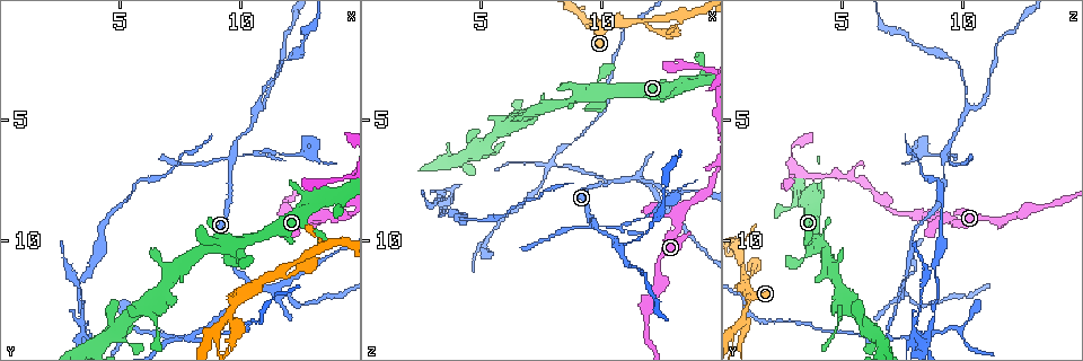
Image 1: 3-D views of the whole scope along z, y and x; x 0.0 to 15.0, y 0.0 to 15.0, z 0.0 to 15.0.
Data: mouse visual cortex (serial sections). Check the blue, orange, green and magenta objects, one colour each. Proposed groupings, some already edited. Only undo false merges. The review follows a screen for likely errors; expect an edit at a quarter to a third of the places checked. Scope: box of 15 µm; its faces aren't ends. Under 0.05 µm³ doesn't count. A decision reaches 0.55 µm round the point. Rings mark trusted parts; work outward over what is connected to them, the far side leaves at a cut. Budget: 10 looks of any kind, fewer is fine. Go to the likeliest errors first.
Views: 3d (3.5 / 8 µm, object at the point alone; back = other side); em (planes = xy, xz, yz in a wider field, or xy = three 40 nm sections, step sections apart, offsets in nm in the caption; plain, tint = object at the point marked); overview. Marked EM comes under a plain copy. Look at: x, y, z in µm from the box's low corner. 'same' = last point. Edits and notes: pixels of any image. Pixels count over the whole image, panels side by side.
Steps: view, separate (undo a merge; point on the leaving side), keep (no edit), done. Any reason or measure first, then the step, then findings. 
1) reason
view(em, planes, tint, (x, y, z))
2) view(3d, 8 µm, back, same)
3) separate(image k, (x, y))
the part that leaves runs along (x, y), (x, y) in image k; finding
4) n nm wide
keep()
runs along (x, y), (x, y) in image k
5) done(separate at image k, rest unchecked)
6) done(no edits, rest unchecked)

four or more arms meet
view(3d, 3.5 µm, (9.6, 6.4, 9.2))

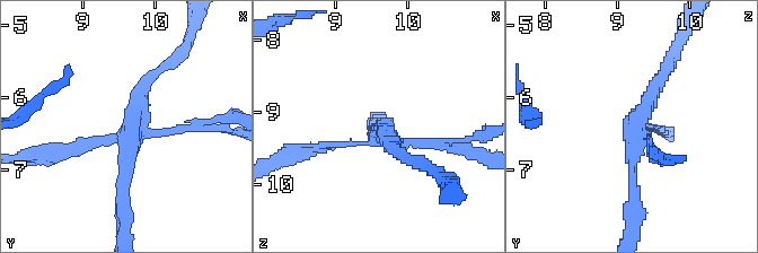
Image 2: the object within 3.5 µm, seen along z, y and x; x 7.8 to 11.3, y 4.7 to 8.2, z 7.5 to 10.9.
arms of 100, 100, 150, 250 nm
separate(image 2, (79, 145))
the part that leaves runs along (148, 130), (235, 120) in image 2; a second cell is stuck on

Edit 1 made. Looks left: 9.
redraw
view(overview)

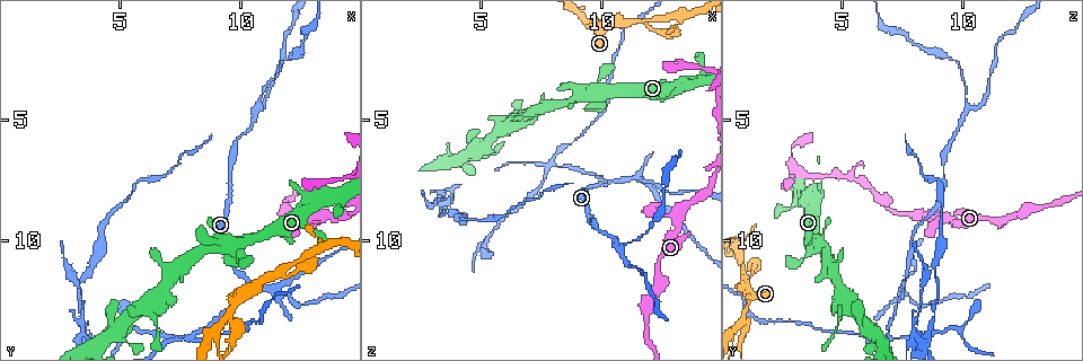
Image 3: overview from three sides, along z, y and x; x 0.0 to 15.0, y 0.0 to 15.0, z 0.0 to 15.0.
view(em, xy, step 5, tint, (10.8, 4.4, 10.2))

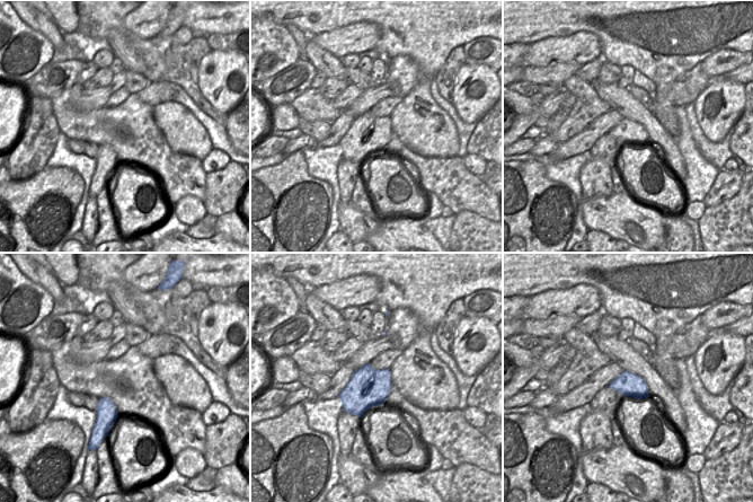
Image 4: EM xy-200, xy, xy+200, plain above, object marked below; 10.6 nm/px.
see where the arms go
view(3d, 3.5 µm, same)

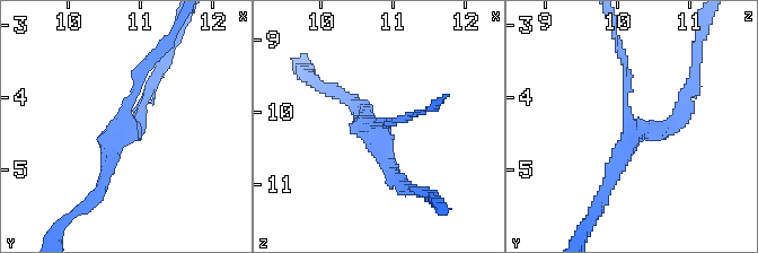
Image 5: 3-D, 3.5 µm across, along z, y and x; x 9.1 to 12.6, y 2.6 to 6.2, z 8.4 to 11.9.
3 arms
keep()
runs along (99, 191), (124, 101), (148, 63) in image 5; all the same cell

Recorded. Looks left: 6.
two arms in line, one across
view(3d, 3.5 µm, (9.4, 13.3, 0.9))

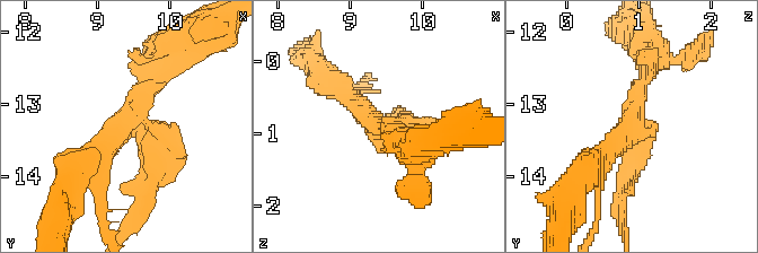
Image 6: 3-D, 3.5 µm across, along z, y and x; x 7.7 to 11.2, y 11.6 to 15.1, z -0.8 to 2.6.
3 arms; arms of 200, 300, 300 nm; shape alone is not enough
view(em, planes, tint, (9.40, 13.25, 0.95))

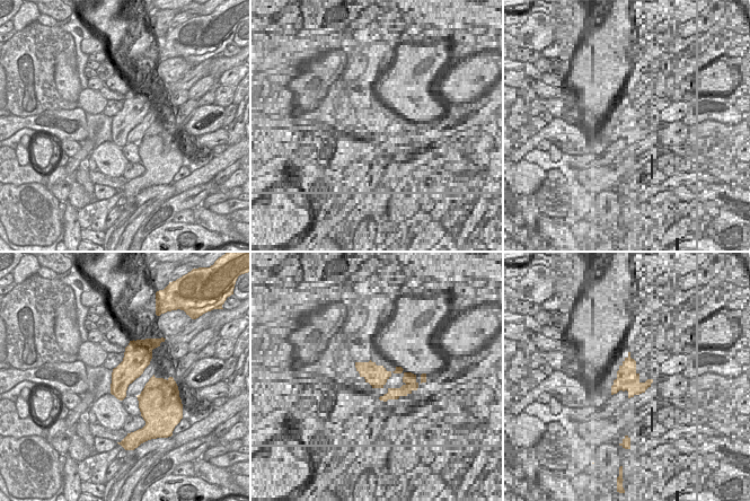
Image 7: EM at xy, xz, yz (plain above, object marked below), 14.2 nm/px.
340 nm wide
separate(image 6, (635, 173))
the part that leaves runs along (637, 145), (623, 197), (623, 225) in image 6; a second cell is stuck on

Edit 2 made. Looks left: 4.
view(overview)

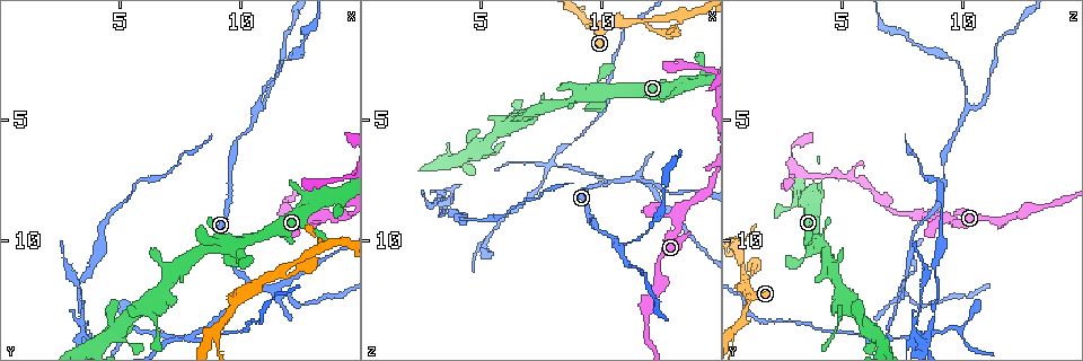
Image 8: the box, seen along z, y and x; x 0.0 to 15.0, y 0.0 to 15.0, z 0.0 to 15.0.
three arms meet
view(3d, 8 µm, (10.5, 11.9, 7.6))

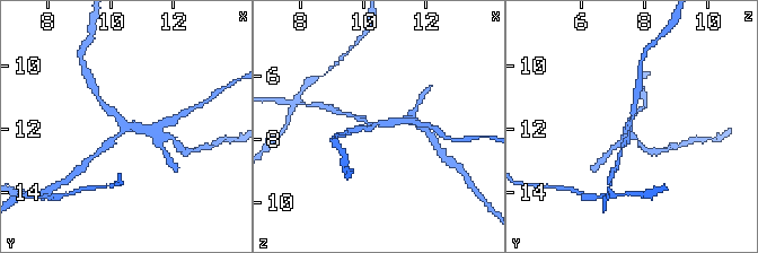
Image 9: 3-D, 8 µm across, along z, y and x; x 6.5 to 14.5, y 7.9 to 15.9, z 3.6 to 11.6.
3 arms; arms of 150, 150, 200 nm; need the tissue
view(em, xy, step 1, tint, (10.4, 11.9, 7.6))

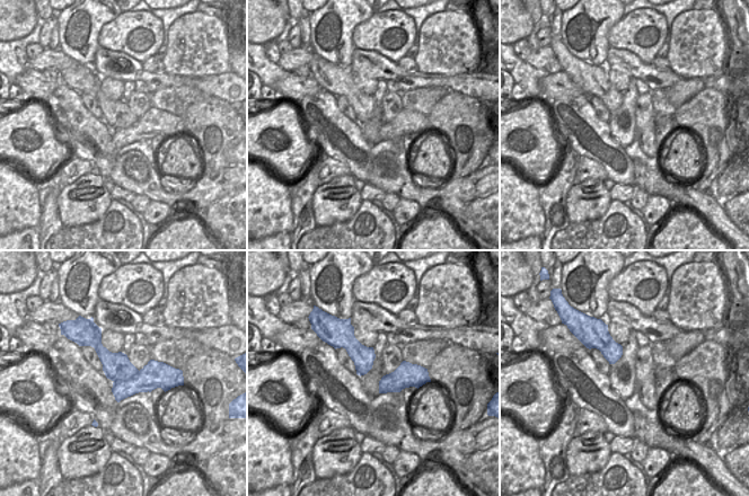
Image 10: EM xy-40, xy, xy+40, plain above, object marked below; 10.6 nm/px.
separate(image 9, (109, 144))
the part that leaves runs along (124, 129), (88, 160) in image 9; two cells meet here

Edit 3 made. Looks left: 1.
done(separate at image 2, separate at image 6, separate at image 9, rest unchecked)

